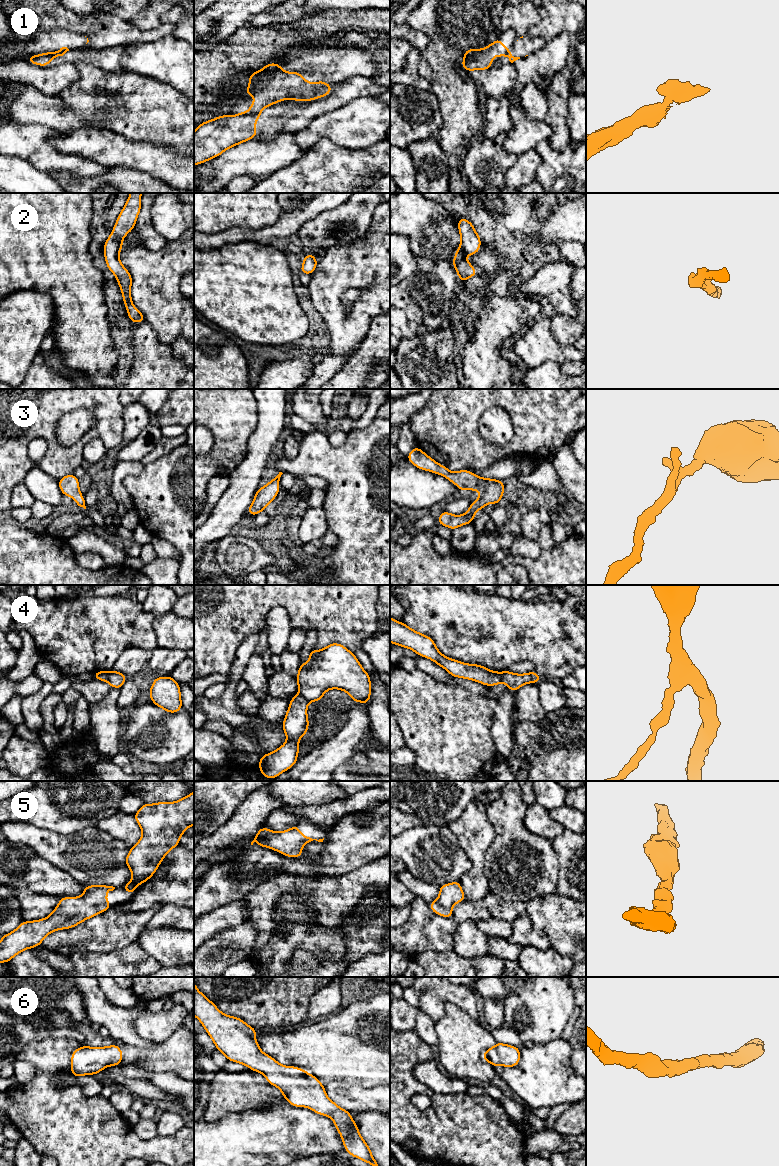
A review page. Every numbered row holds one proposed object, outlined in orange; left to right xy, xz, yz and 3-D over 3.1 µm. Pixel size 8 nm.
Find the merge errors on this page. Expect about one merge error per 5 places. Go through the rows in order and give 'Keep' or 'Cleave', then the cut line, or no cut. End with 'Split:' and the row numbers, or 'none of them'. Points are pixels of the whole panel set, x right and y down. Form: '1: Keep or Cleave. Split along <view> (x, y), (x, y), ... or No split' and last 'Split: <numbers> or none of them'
1: Cleave. Split along xz (251, 110), (258, 114)
2: Keep. No split
3: Keep. No split
4: Cleave. Split along xy (109, 672), (107, 681)
5: Keep. No split
6: Keep. No split
Split: 1, 4

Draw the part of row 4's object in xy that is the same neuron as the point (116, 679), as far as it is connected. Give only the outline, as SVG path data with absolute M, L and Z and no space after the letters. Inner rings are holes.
M112 670L109 672L108 683L112 688L120 689L127 679L123 673Z

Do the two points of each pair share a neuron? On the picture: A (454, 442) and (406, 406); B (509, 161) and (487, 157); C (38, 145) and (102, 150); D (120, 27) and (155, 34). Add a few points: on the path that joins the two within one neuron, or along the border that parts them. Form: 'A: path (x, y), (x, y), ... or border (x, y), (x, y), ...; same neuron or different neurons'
A: border (428, 399), (408, 421); different neurons
B: path (504, 161), (492, 161); same neuron
C: border (49, 140), (58, 150), (74, 154); different neurons
D: path (129, 33), (146, 34); same neuron

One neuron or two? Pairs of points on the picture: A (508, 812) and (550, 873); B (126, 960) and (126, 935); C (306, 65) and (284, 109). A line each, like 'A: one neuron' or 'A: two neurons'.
A: one neuron
B: two neurons
C: two neurons

